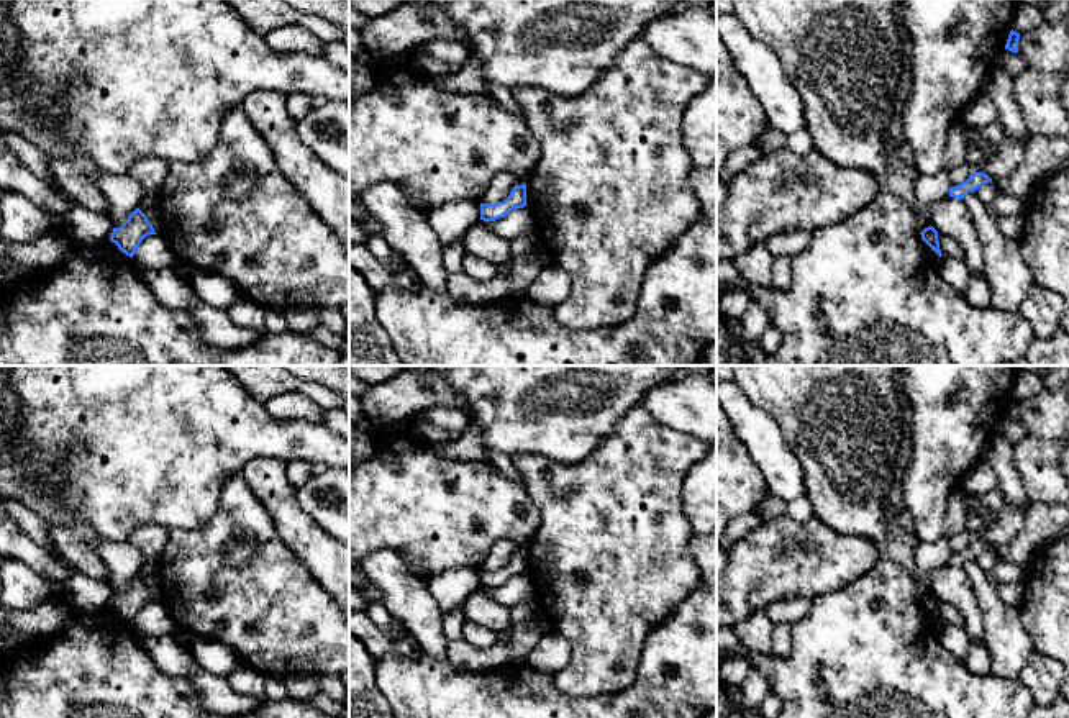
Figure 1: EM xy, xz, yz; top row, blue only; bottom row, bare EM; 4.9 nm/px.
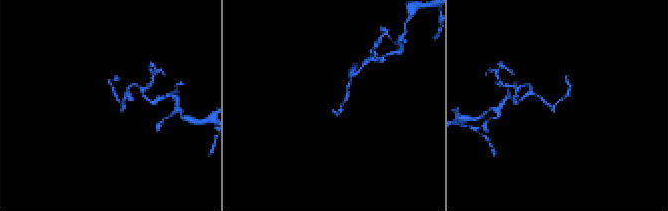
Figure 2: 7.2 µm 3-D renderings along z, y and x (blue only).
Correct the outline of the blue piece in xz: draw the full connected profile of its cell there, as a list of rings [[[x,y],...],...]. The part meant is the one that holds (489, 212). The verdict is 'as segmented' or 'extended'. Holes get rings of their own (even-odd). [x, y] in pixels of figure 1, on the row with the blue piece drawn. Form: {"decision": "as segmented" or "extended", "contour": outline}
{"decision": "as segmented", "contour": [[[526,184],[515,185],[510,195],[498,203],[480,203],[480,220],[495,221],[515,208],[526,207]]]}

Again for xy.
{"decision": "as segmented", "contour": [[[136,208],[120,228],[113,228],[110,241],[115,243],[121,252],[133,257],[141,241],[149,234],[156,234],[156,231],[148,216]]]}

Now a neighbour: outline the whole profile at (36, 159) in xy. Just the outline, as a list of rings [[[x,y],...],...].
[[[0,130],[0,134],[10,146],[10,149],[41,179],[52,182],[51,170],[49,170],[49,156],[25,139],[16,131]]]

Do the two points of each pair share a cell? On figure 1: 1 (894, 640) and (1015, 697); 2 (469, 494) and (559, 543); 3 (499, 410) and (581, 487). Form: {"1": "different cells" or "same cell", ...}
{"1": "same cell", "2": "different cells", "3": "different cells"}

